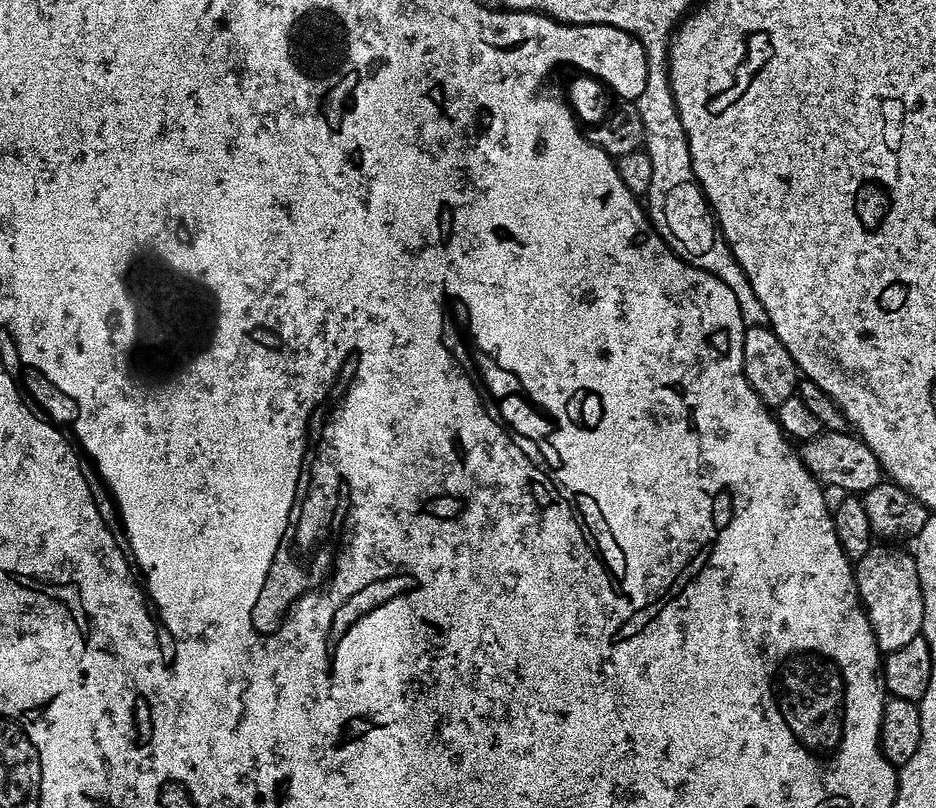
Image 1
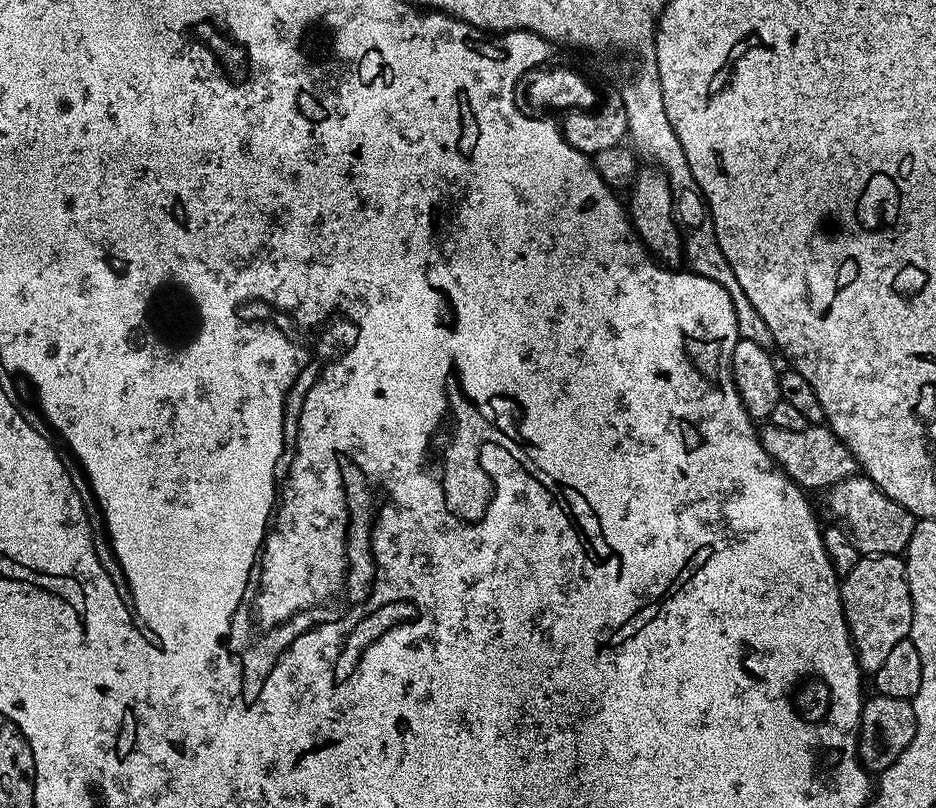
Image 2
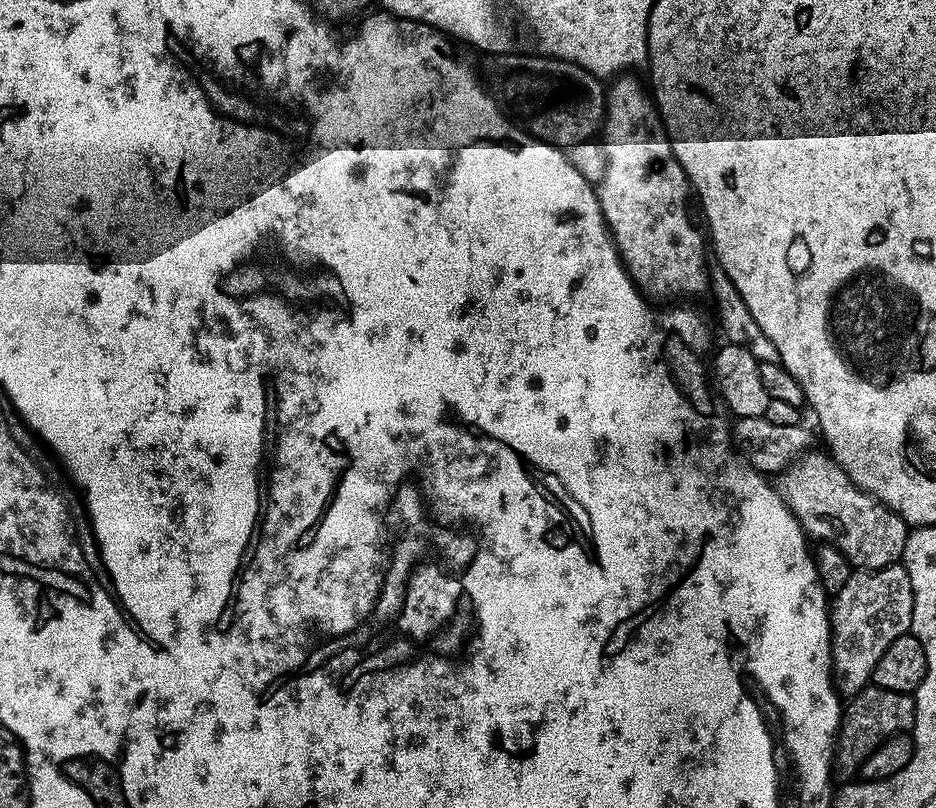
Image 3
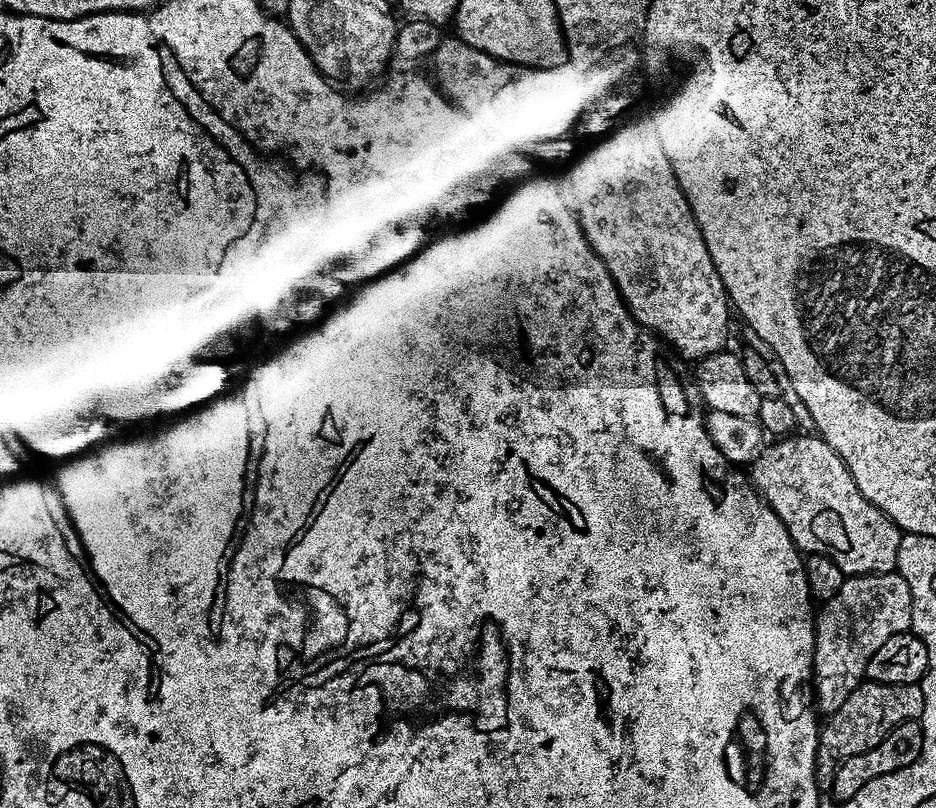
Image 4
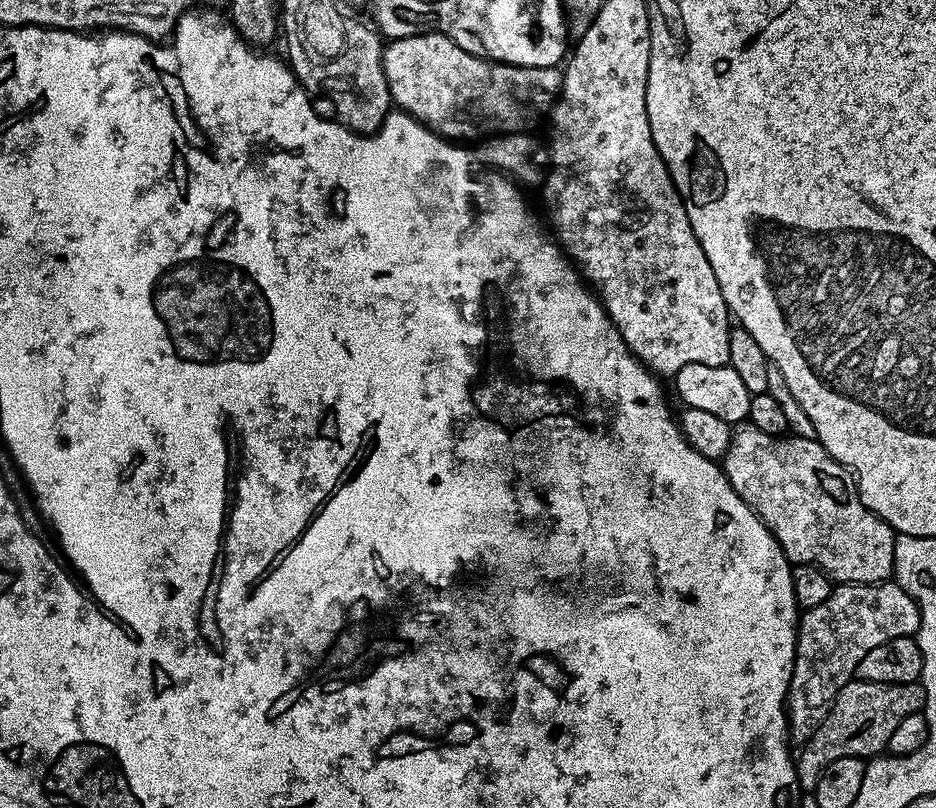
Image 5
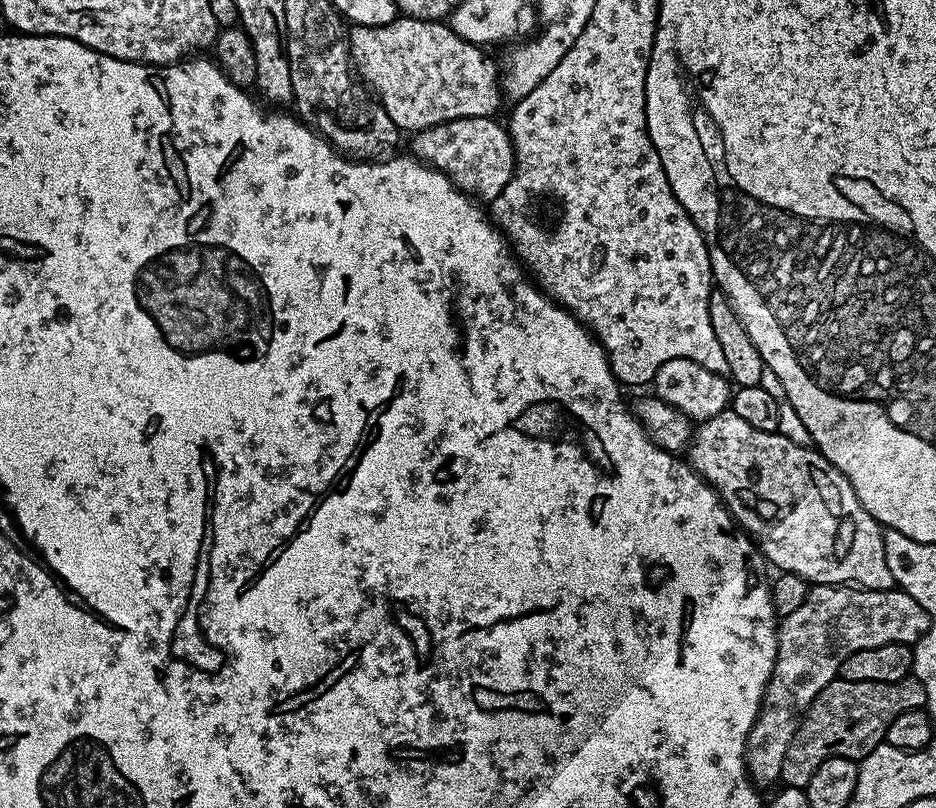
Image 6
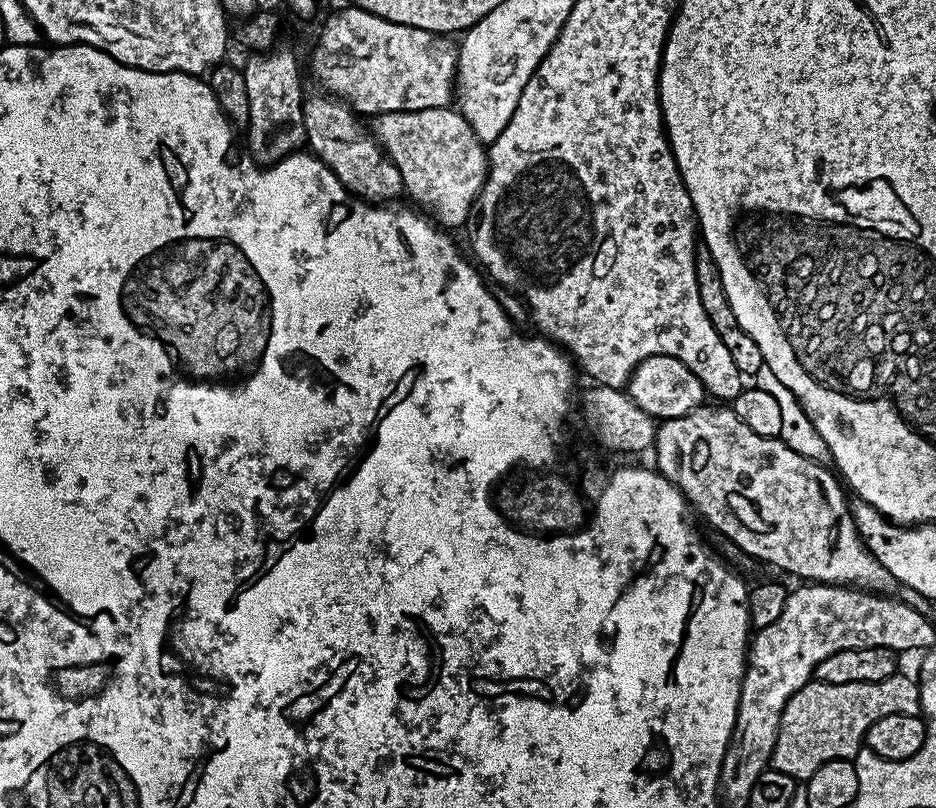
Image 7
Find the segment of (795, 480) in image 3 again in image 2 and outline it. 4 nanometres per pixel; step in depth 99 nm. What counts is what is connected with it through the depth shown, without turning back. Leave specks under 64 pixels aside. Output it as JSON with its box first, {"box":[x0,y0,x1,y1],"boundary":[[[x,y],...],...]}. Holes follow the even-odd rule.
{"box":[827,474,918,556],"boundary":[[[857,474],[827,489],[828,508],[845,525],[858,550],[865,556],[894,556],[903,553],[914,534],[918,520],[894,502],[869,476]]]}

